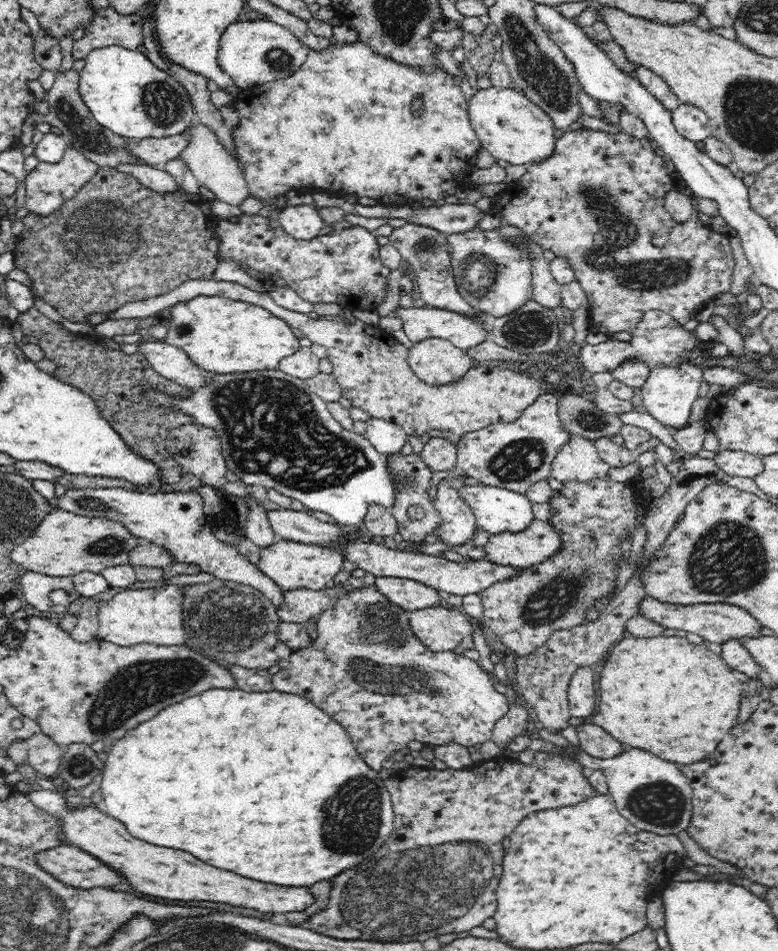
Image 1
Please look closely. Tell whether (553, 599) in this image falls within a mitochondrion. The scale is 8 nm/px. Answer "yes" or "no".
yes

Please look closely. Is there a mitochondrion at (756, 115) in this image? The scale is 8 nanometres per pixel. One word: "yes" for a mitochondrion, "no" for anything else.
yes

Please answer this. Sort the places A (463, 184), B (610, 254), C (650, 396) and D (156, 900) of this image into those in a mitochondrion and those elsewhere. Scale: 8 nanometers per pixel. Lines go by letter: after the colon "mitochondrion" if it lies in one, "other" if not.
A: other
B: mitochondrion
C: other
D: other

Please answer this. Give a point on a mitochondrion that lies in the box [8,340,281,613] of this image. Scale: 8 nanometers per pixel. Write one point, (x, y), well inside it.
(106, 546)

